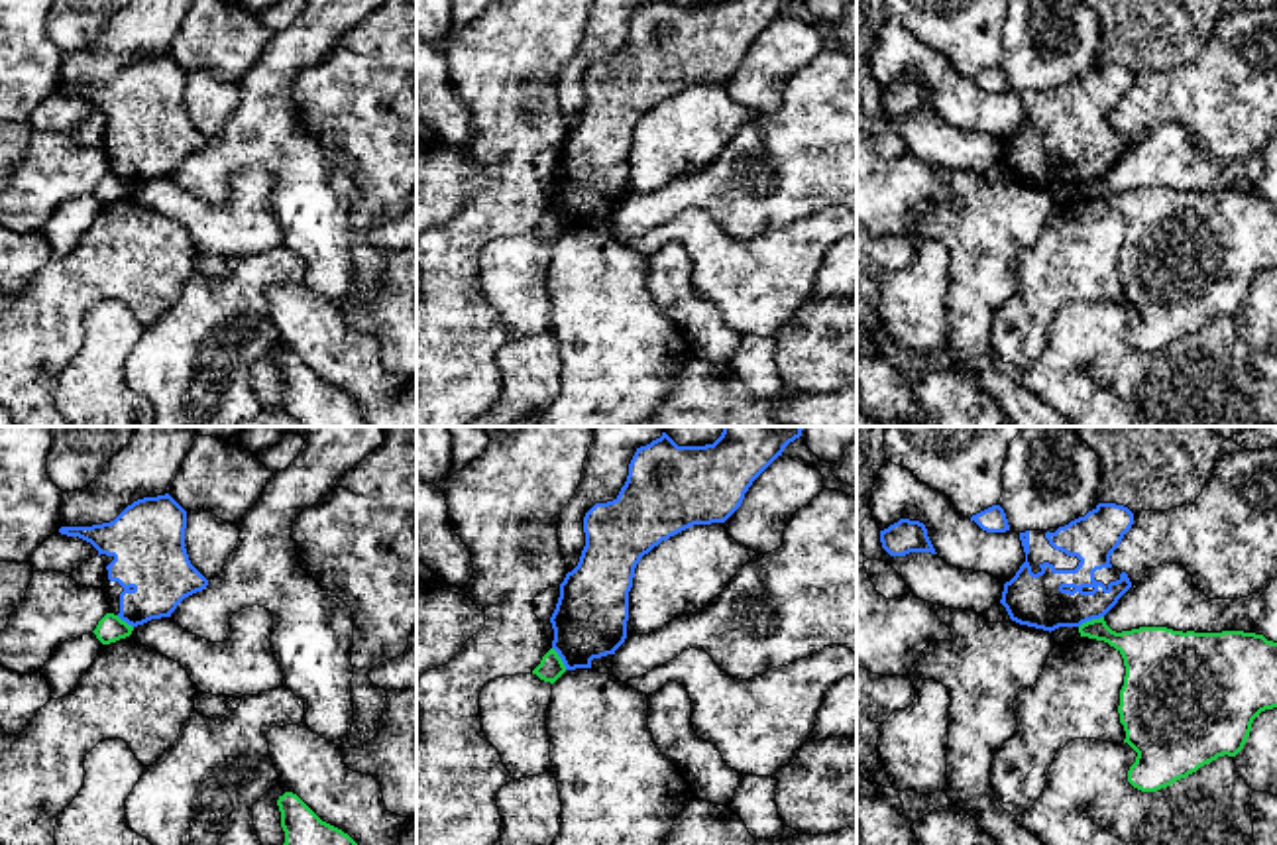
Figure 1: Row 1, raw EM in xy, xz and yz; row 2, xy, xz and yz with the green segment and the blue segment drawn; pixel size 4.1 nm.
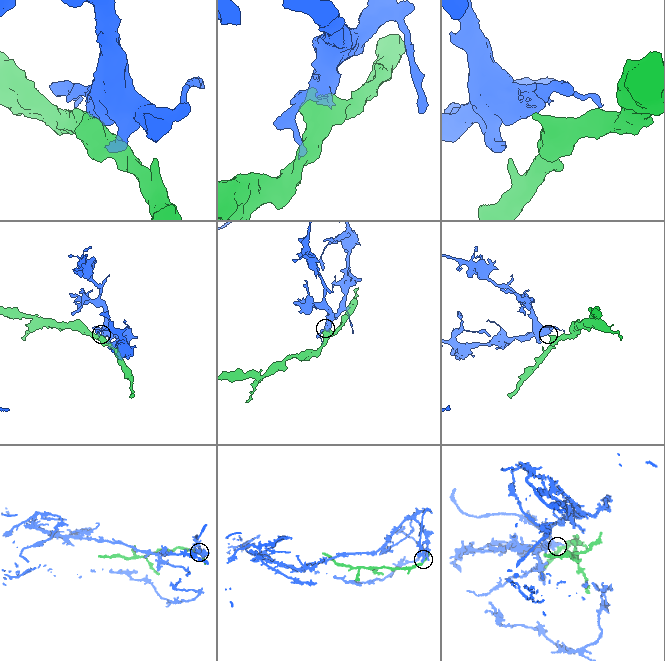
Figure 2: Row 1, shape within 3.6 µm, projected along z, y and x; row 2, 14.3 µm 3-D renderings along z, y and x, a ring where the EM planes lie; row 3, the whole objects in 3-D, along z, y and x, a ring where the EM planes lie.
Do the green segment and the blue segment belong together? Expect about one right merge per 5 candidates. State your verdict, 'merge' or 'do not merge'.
do not merge

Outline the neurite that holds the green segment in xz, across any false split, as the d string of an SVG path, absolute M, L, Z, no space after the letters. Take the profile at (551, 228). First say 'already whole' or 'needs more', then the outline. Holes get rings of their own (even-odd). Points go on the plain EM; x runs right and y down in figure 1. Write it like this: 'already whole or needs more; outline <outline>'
already whole; outline M550 208L542 216L540 224L532 230L532 234L550 244L554 244L564 232L566 226L554 208Z

